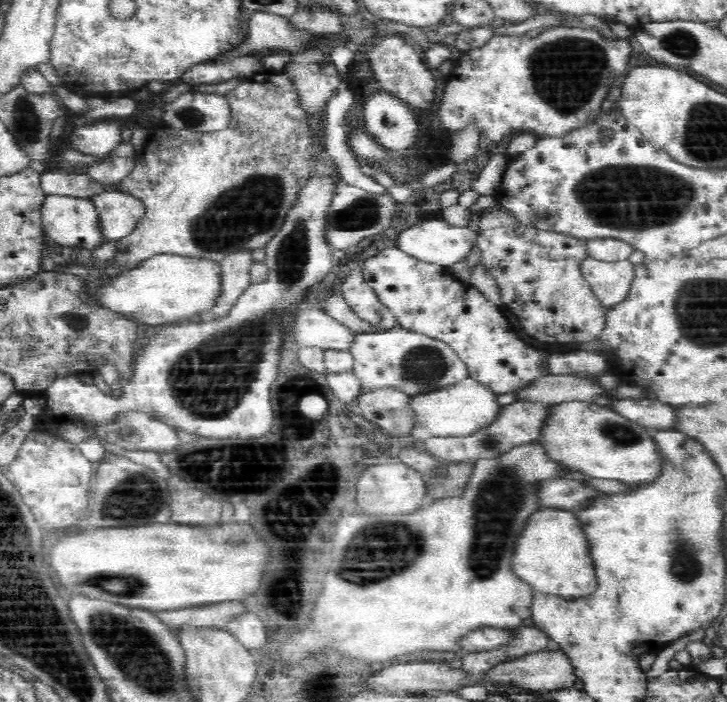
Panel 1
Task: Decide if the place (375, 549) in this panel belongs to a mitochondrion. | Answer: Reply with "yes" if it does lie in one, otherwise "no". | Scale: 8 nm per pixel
yes

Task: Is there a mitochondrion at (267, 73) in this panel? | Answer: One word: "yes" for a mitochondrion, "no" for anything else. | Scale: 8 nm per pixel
no

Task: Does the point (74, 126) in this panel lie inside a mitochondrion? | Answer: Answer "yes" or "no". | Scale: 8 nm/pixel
no

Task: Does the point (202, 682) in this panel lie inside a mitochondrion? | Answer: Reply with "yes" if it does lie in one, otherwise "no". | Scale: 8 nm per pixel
yes

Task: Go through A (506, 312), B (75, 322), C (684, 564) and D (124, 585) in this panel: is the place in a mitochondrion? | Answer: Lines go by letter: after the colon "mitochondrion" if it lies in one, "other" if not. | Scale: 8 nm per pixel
A: other
B: mitochondrion
C: mitochondrion
D: mitochondrion

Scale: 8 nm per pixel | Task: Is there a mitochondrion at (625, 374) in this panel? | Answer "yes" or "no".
no

